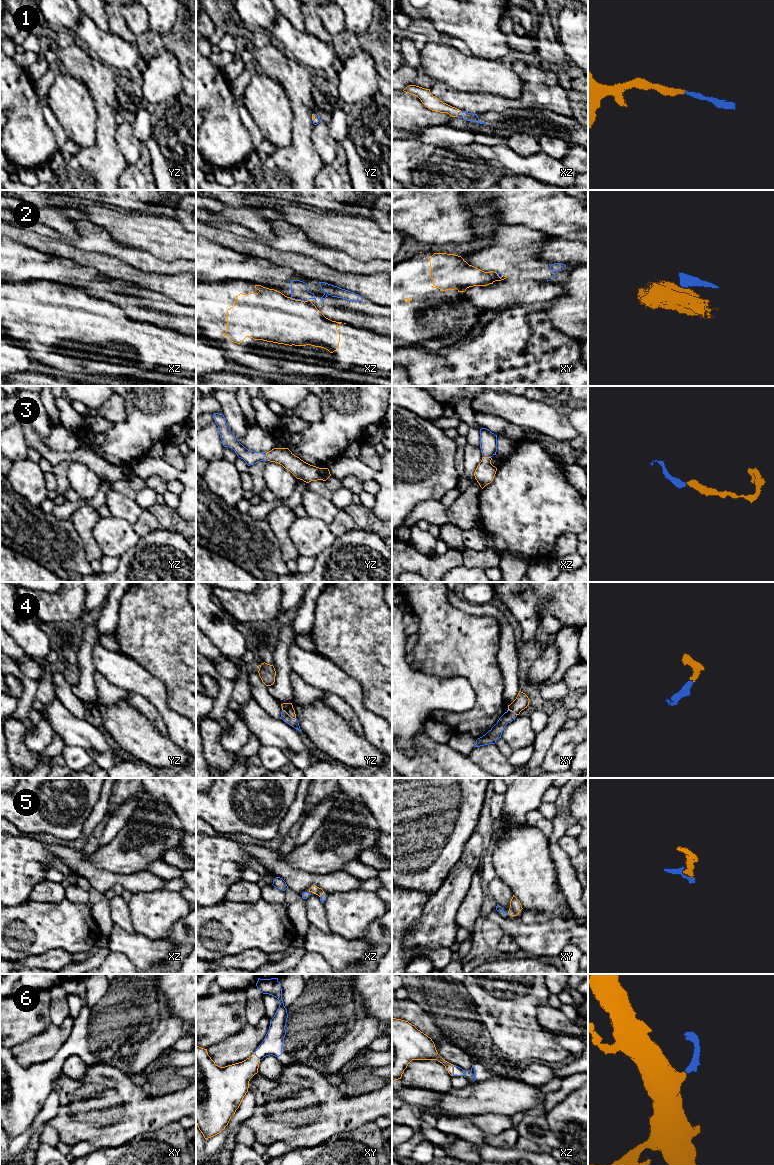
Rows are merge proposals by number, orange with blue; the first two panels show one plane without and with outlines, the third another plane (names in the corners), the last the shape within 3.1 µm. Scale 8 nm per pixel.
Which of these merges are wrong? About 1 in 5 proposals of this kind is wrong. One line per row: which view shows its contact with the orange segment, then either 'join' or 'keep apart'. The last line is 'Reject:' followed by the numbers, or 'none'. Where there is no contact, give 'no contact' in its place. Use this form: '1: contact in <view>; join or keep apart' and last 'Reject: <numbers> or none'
1: contact in xz; join
2: contact in xz; keep apart
3: contact in yz; join
4: contact in yz; join
5: contact in xz; join
6: contact in xz; join
Reject: 2

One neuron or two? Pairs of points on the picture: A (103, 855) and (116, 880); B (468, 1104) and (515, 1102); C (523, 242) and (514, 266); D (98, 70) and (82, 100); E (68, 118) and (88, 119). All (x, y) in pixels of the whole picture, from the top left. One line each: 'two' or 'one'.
A: two
B: one
C: one
D: two
E: one

